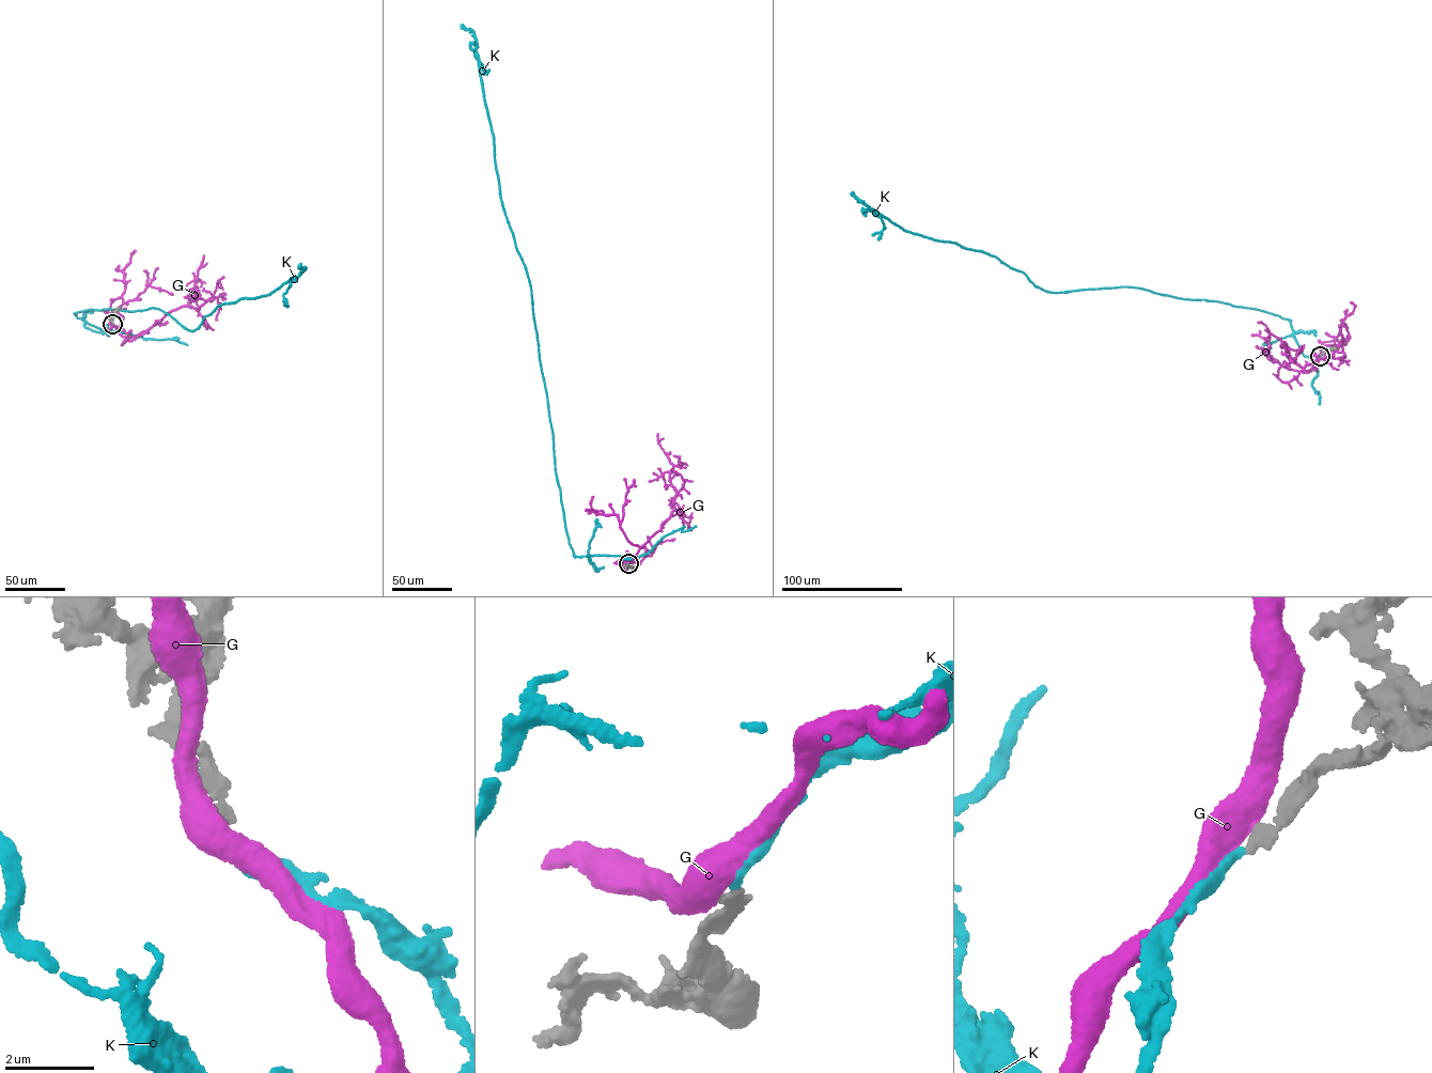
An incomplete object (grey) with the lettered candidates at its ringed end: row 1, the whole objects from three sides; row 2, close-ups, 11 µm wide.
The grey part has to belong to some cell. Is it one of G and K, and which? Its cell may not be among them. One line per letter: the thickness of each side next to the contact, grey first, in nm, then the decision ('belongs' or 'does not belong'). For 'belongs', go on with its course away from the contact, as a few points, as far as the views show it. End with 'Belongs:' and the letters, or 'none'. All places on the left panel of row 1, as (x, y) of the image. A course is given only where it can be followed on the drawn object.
G: 260 nm thick on the grey side, 550 nm on the other; does not belong
K: 240 nm thick on the grey side, 240 nm on the other; belongs; it runs (113, 324), (75, 313), (156, 308), (193, 331), (217, 307), (293, 277), (286, 305)
Belongs: K

